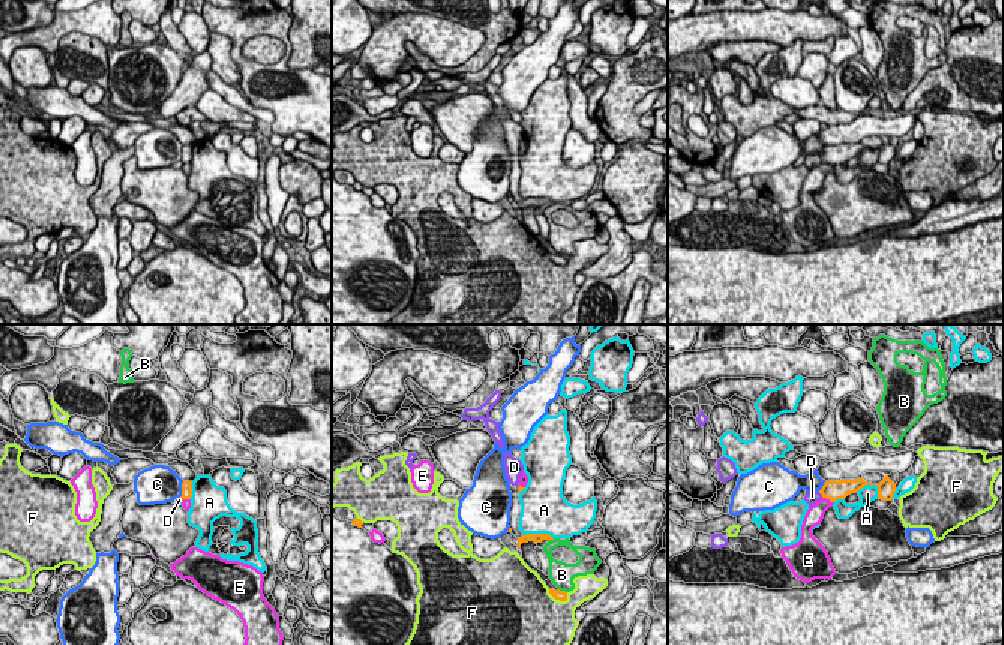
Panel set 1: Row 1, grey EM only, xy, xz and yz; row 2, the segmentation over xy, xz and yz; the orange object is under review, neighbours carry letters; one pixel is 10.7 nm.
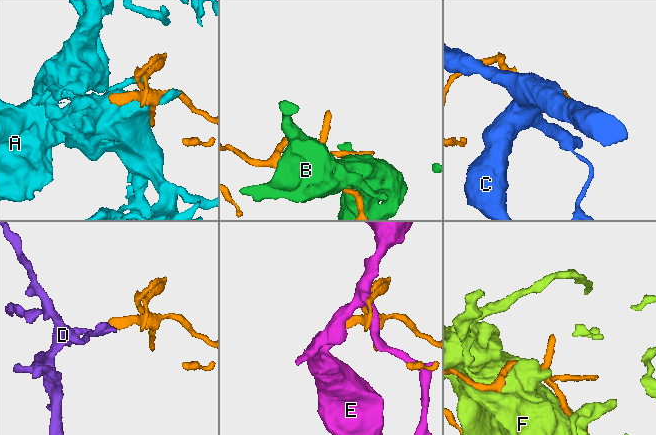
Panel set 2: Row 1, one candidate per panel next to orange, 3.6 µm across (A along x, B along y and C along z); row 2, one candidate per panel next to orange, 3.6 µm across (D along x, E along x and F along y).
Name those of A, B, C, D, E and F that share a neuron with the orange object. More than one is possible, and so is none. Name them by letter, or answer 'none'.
none

